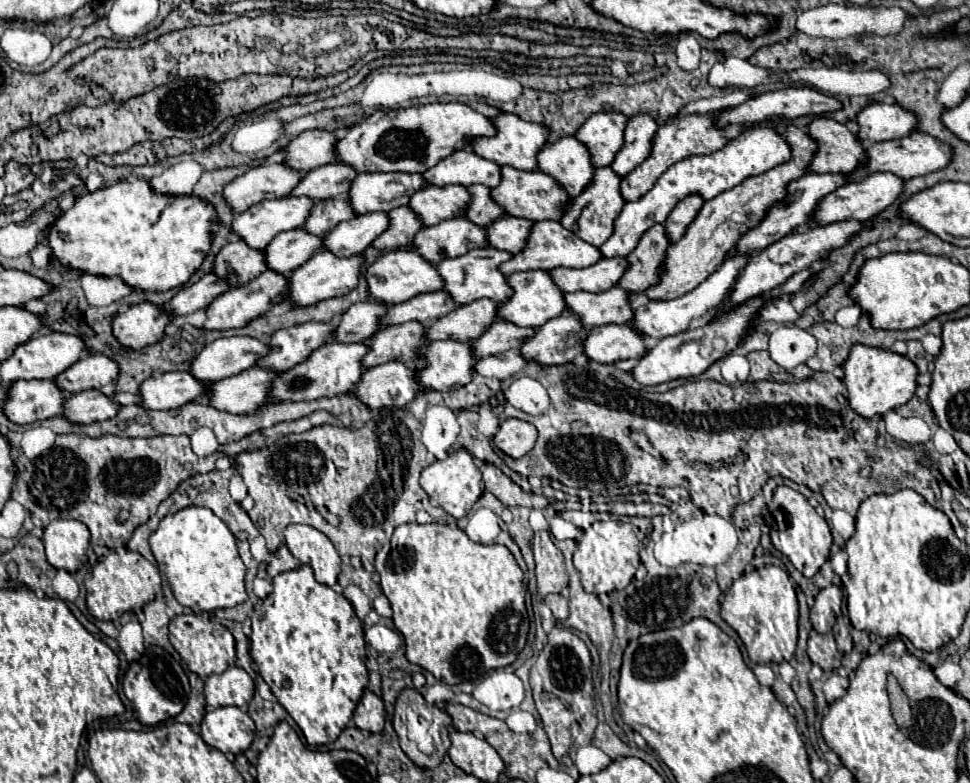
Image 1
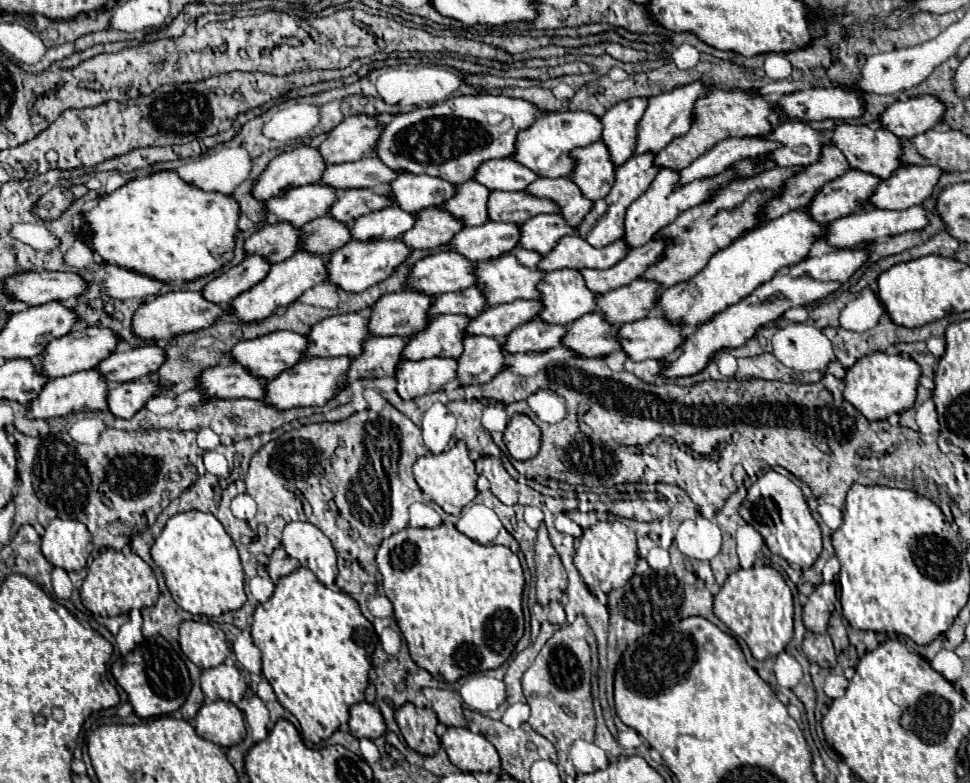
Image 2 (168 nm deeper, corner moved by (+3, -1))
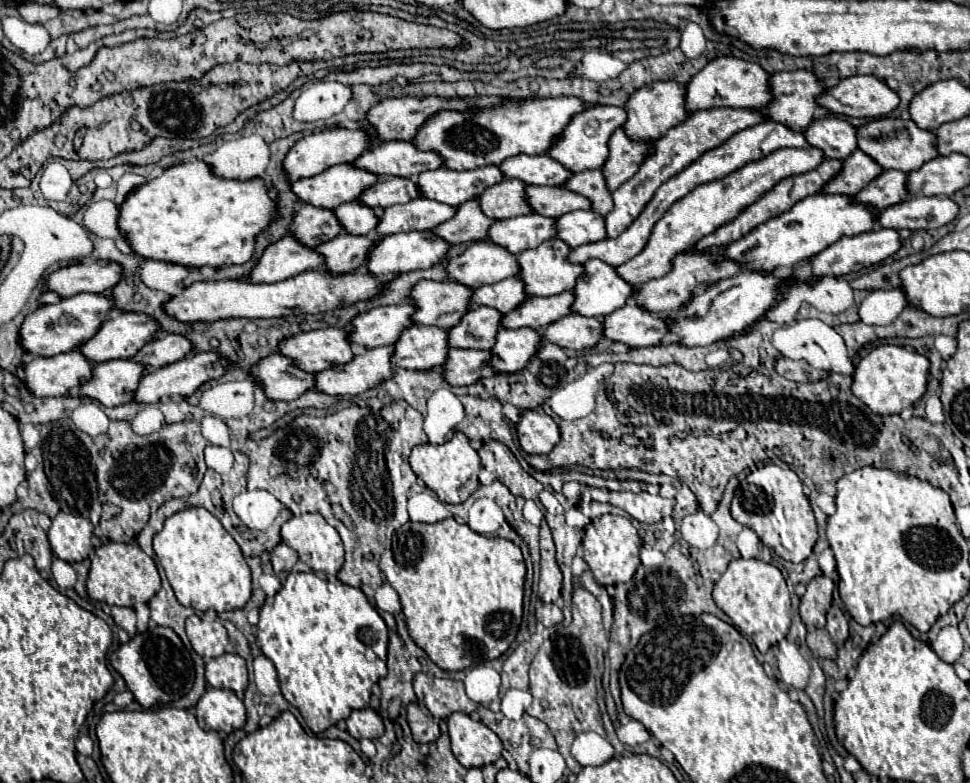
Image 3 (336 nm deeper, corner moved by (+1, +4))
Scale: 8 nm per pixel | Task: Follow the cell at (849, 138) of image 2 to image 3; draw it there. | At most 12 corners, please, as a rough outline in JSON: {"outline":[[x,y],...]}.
{"outline":[[893,117],[861,125],[857,145],[883,169],[937,157],[935,135]]}

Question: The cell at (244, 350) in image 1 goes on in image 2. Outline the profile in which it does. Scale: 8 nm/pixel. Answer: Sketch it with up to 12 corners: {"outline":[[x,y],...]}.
{"outline":[[289,330],[243,340],[231,356],[267,380],[305,358],[309,338]]}

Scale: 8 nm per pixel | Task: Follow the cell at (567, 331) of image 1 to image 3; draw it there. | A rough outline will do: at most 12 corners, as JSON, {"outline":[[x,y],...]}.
{"outline":[[633,303],[603,319],[605,337],[631,349],[659,345],[661,315]]}

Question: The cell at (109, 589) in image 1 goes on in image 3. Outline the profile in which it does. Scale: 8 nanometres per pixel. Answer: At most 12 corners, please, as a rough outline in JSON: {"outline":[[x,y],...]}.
{"outline":[[105,543],[87,595],[133,607],[161,589],[155,561],[133,543]]}

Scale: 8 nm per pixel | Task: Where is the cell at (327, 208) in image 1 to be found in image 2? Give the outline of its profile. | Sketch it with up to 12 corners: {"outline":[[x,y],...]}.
{"outline":[[341,190],[329,216],[353,224],[391,206],[387,194]]}

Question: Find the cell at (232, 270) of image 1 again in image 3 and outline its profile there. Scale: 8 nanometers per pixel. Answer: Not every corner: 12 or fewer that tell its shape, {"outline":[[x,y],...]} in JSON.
{"outline":[[303,205],[289,235],[315,247],[343,229],[333,211]]}

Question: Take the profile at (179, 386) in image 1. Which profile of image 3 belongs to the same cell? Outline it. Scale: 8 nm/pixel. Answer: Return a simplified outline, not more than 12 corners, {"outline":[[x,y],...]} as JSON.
{"outline":[[283,355],[251,367],[273,401],[293,401],[313,389],[313,373]]}

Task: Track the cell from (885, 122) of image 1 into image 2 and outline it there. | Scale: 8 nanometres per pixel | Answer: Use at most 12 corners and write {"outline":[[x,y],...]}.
{"outline":[[937,96],[897,100],[881,118],[895,136],[909,140],[943,120]]}

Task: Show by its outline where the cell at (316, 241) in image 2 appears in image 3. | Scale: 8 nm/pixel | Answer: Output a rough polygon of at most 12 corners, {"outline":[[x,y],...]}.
{"outline":[[359,201],[333,209],[349,235],[369,235],[377,225],[373,209]]}

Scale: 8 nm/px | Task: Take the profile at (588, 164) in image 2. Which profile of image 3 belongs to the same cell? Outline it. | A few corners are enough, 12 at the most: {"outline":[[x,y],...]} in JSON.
{"outline":[[611,135],[601,167],[611,193],[637,173],[651,141]]}

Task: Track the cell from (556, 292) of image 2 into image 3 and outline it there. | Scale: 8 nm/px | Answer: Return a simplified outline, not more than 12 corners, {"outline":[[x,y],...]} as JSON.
{"outline":[[599,259],[573,287],[573,313],[603,317],[623,307],[633,287]]}

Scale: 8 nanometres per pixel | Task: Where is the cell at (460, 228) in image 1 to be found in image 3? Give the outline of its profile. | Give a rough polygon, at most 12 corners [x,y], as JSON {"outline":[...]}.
{"outline":[[519,215],[495,221],[487,241],[509,253],[555,235],[555,219]]}

